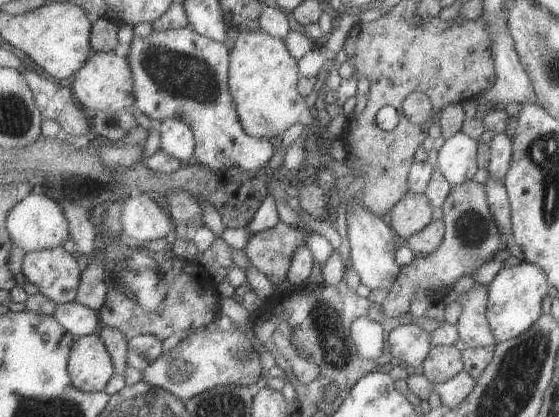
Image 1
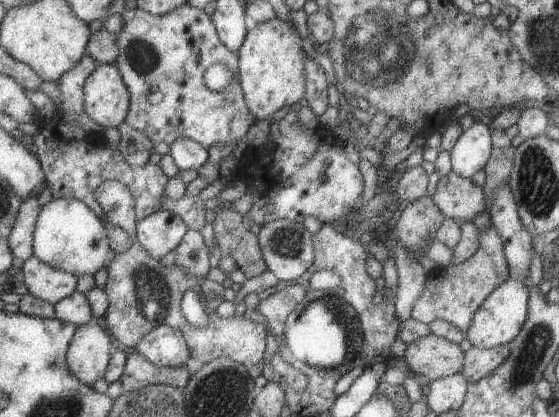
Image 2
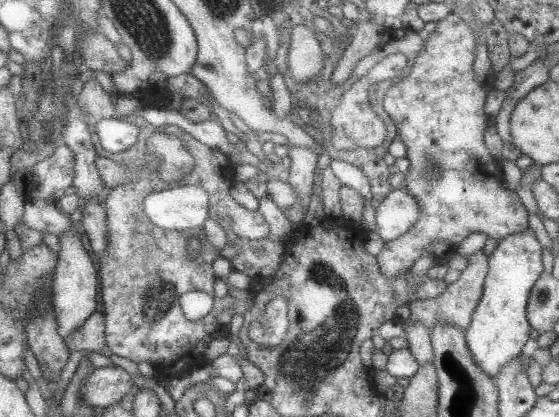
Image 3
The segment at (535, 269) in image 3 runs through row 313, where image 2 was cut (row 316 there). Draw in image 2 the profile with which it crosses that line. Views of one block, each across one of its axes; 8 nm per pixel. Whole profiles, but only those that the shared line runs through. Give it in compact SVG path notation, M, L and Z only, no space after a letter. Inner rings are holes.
M508 278L497 288L494 288L485 300L481 308L475 312L473 324L467 332L467 339L471 345L482 349L494 346L507 345L520 333L527 320L528 289L520 279Z

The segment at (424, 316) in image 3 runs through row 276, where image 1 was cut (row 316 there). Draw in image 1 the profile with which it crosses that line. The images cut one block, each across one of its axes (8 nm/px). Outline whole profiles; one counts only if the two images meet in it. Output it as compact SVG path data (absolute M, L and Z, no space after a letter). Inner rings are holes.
M477 283L467 292L461 293L457 301L462 307L462 313L455 326L459 330L462 341L468 347L496 344L485 317L487 288L488 286Z

